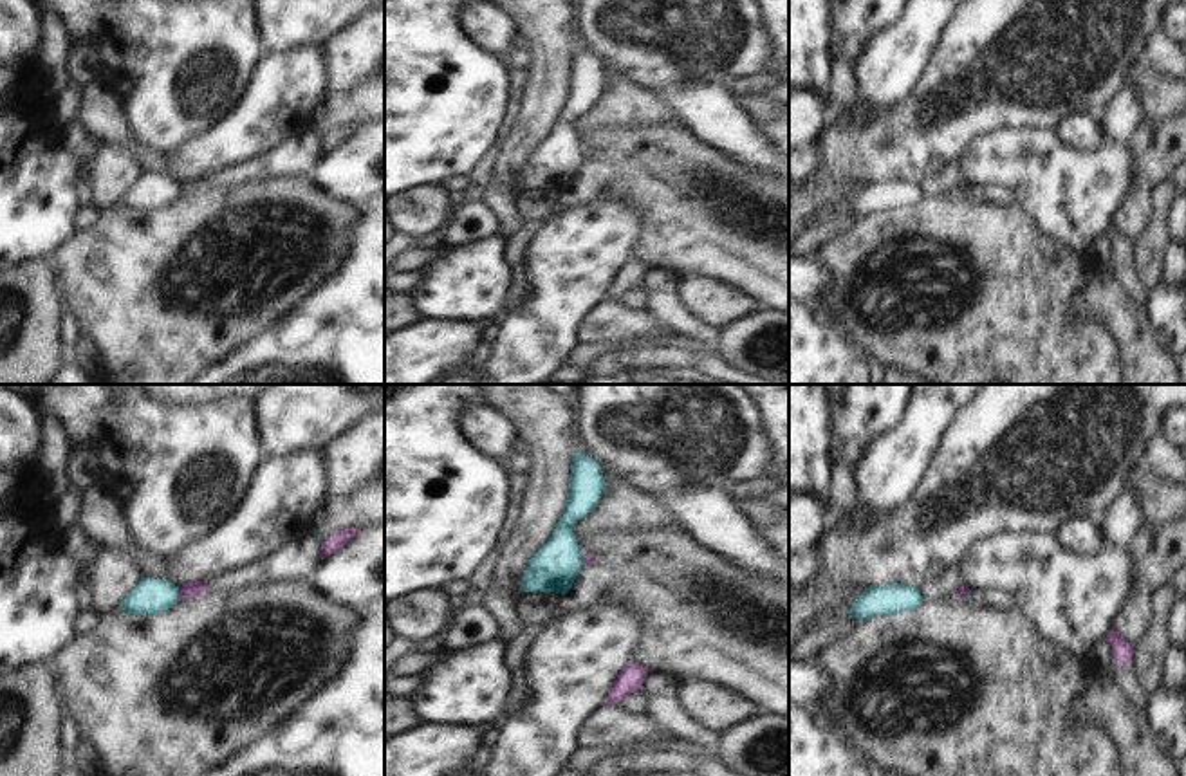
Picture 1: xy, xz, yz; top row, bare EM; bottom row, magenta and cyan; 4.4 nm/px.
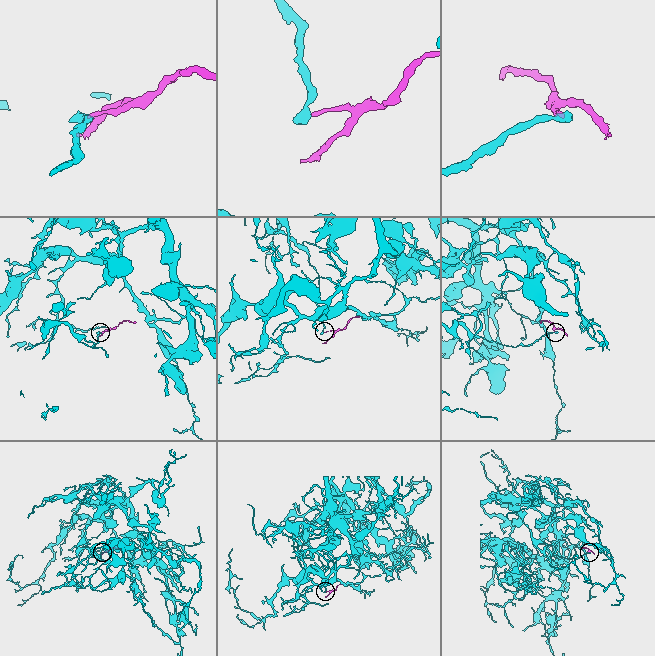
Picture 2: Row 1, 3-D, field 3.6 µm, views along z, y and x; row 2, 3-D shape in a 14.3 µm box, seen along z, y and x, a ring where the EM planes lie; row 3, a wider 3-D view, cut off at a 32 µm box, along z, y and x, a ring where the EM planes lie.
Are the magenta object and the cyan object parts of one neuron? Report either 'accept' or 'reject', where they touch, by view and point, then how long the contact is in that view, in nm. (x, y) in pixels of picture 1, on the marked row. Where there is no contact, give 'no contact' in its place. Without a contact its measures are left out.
reject; contact xy (179, 592); length 60 nm

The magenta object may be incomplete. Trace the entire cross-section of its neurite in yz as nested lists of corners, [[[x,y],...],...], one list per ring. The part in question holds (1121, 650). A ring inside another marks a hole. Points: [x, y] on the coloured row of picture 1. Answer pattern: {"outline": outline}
{"outline": [[[1116,628],[1107,635],[1112,646],[1110,675],[1123,689],[1128,702],[1143,711],[1148,709],[1152,695],[1144,691],[1134,671],[1134,644],[1126,642]]]}

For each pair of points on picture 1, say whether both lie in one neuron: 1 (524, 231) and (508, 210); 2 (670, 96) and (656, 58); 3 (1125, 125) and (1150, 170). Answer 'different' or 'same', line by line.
1: different
2: different
3: different

